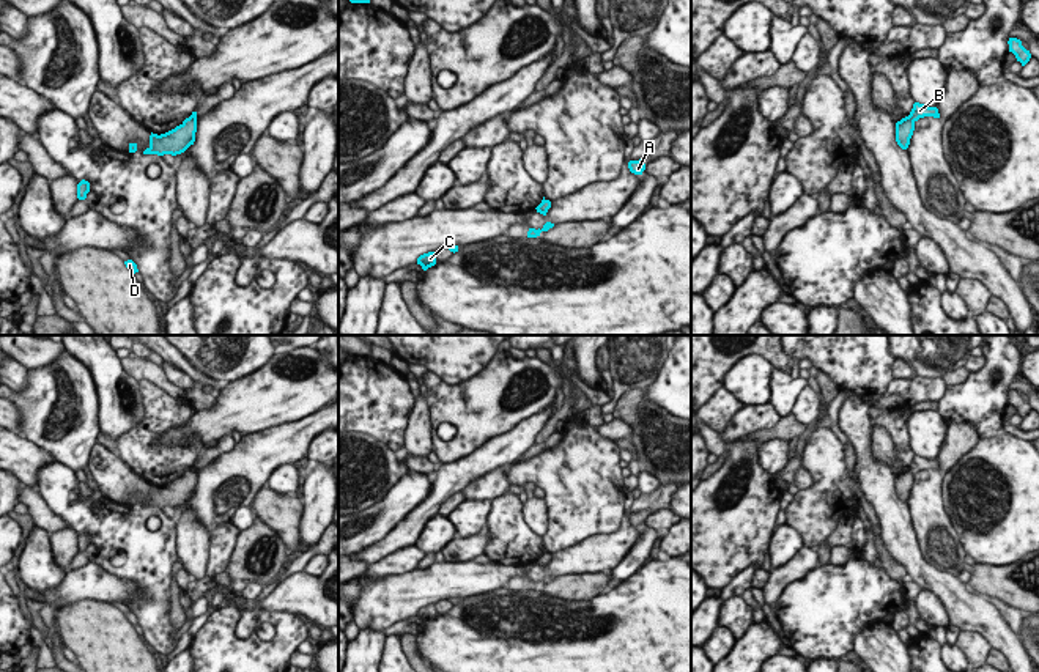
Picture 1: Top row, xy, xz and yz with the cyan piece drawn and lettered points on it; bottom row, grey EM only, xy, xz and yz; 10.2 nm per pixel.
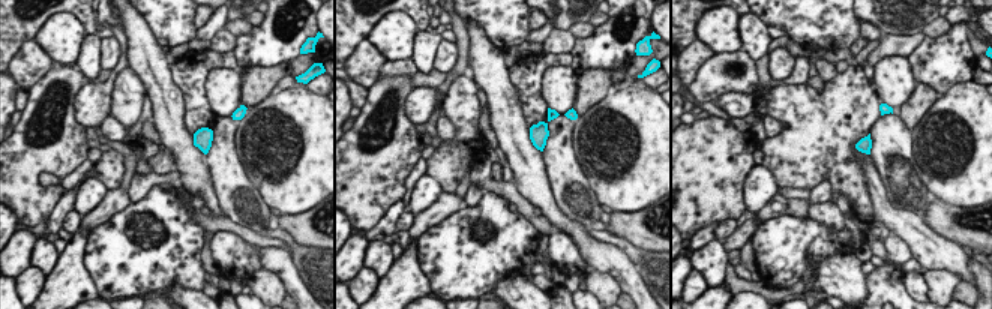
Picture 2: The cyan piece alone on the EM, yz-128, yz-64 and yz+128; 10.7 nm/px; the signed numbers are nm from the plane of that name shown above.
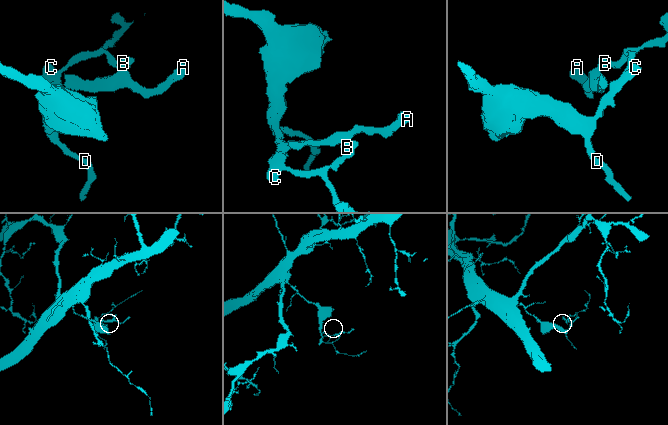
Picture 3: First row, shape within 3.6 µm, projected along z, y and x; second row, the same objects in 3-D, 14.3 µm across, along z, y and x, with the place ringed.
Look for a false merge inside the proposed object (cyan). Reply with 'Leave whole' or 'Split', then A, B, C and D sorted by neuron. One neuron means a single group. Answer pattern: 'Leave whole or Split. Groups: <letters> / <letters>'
Split. Groups: A / B C D

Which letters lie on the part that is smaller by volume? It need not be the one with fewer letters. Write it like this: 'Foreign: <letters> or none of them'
Foreign: A

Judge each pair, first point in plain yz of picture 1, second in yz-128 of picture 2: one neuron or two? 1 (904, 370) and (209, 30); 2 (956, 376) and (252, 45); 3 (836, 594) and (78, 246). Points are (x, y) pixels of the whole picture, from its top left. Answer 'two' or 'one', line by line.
1: two
2: two
3: two

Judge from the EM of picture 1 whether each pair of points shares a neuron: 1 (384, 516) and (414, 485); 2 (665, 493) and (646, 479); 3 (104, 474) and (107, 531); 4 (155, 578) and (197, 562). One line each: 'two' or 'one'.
1: one
2: two
3: two
4: two

